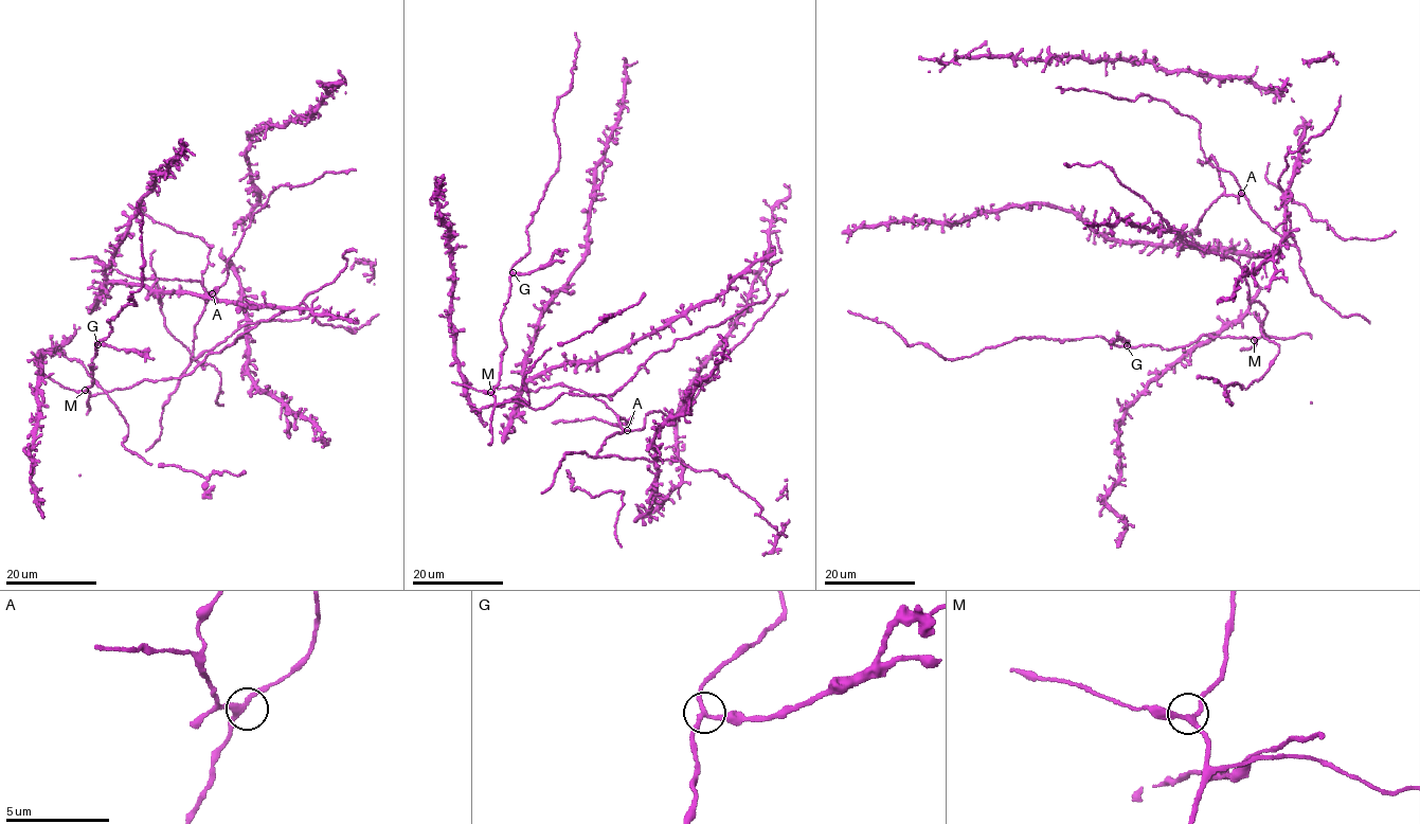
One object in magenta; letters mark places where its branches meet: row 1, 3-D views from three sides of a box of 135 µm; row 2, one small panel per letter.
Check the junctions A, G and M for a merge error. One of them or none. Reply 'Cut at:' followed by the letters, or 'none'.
Cut at: G

